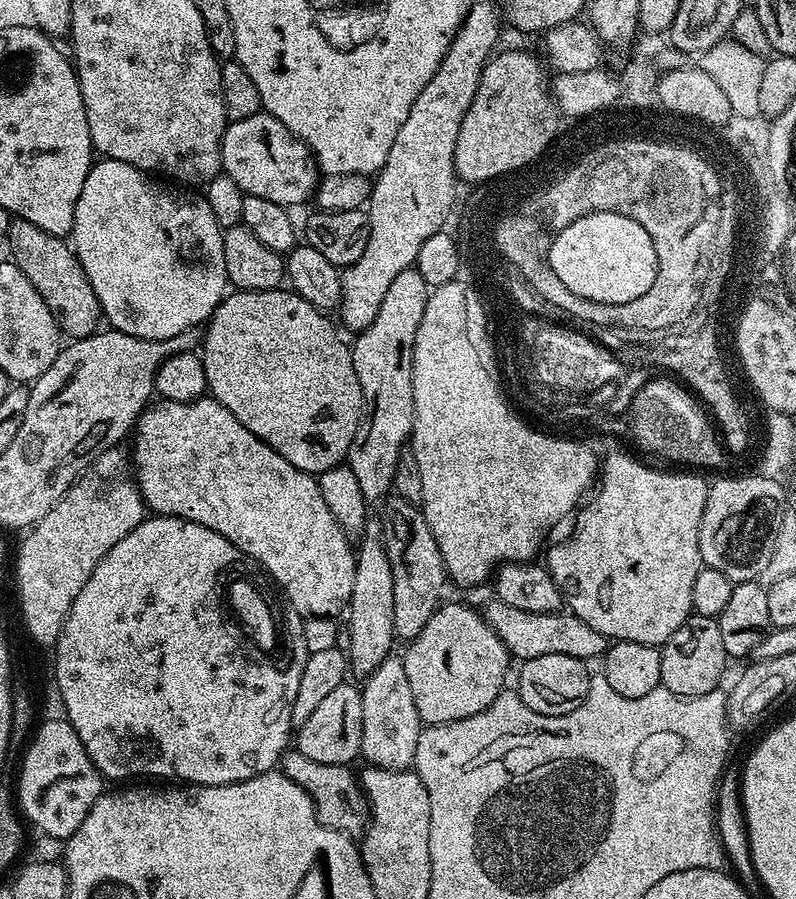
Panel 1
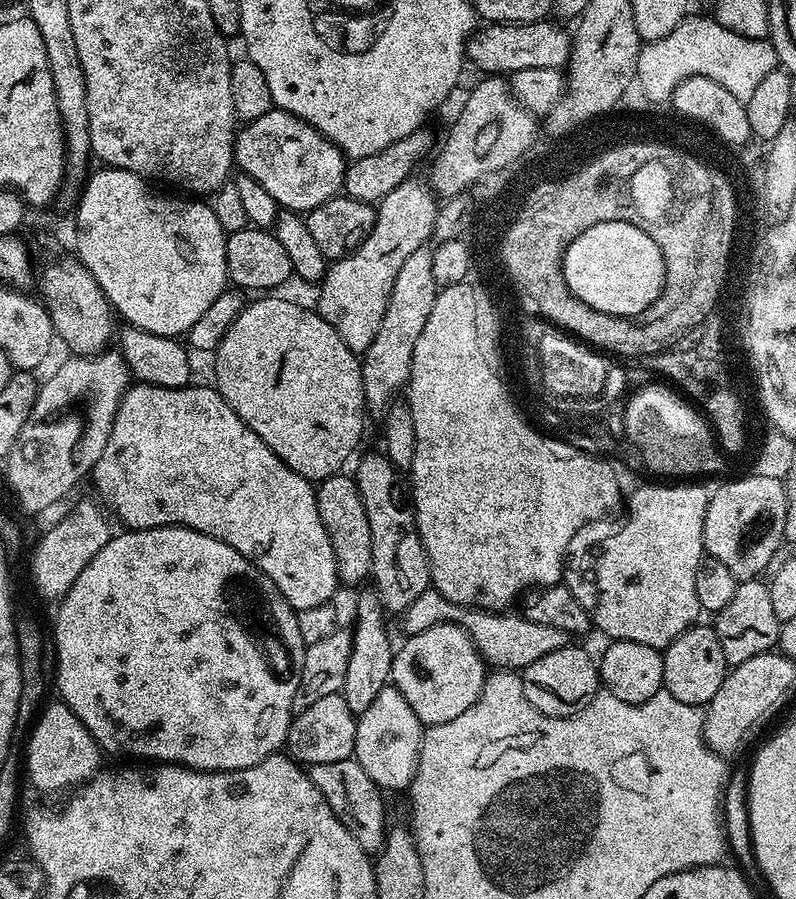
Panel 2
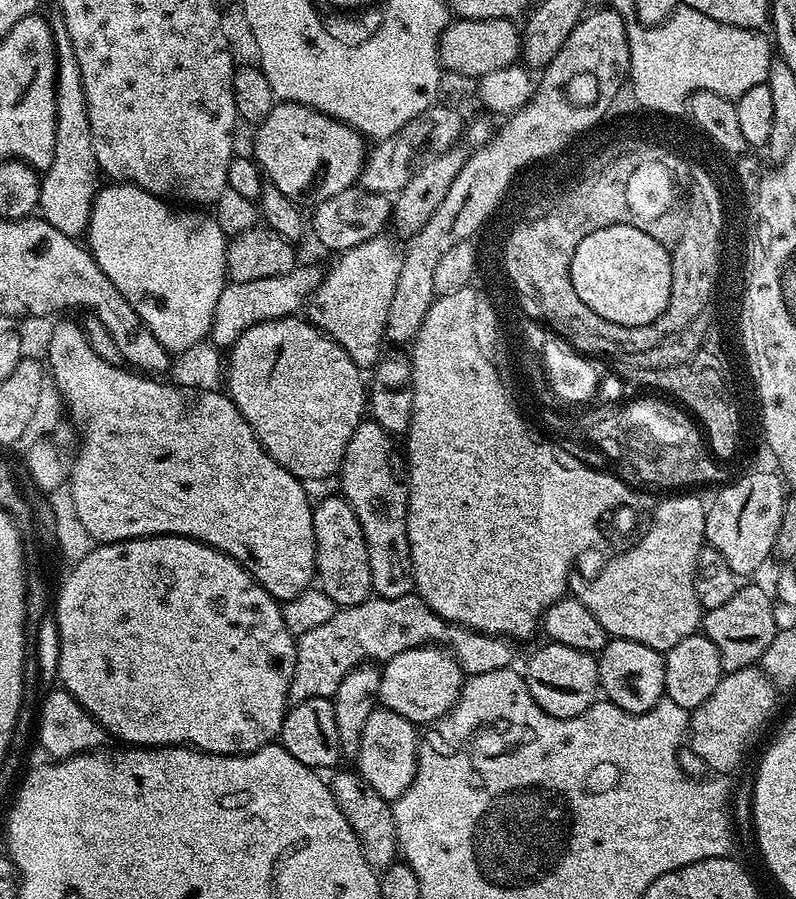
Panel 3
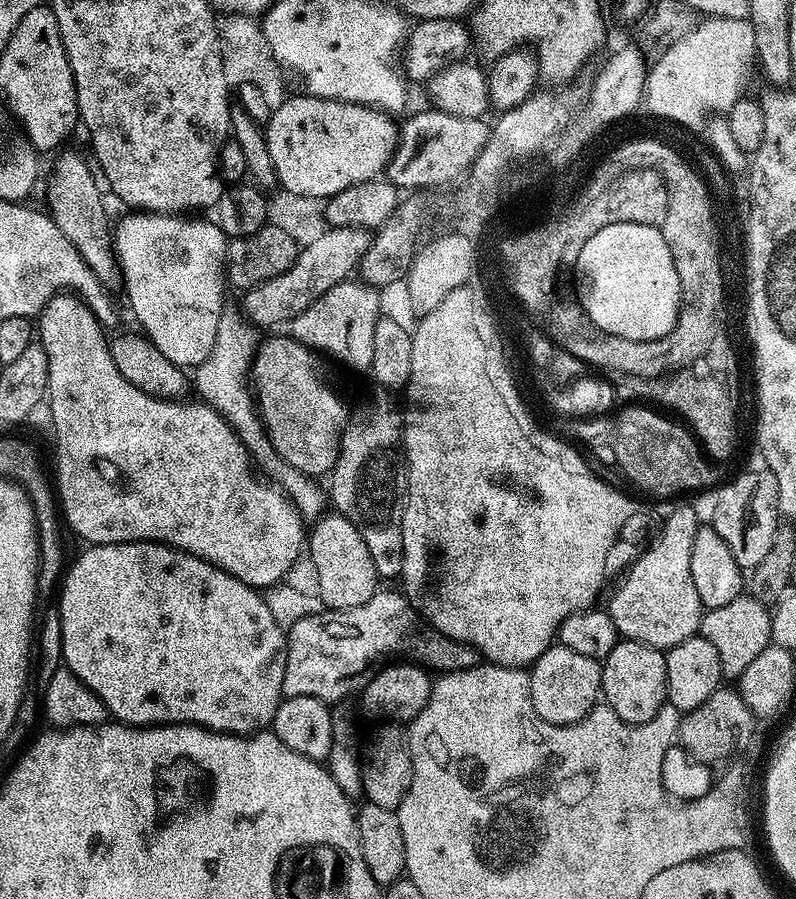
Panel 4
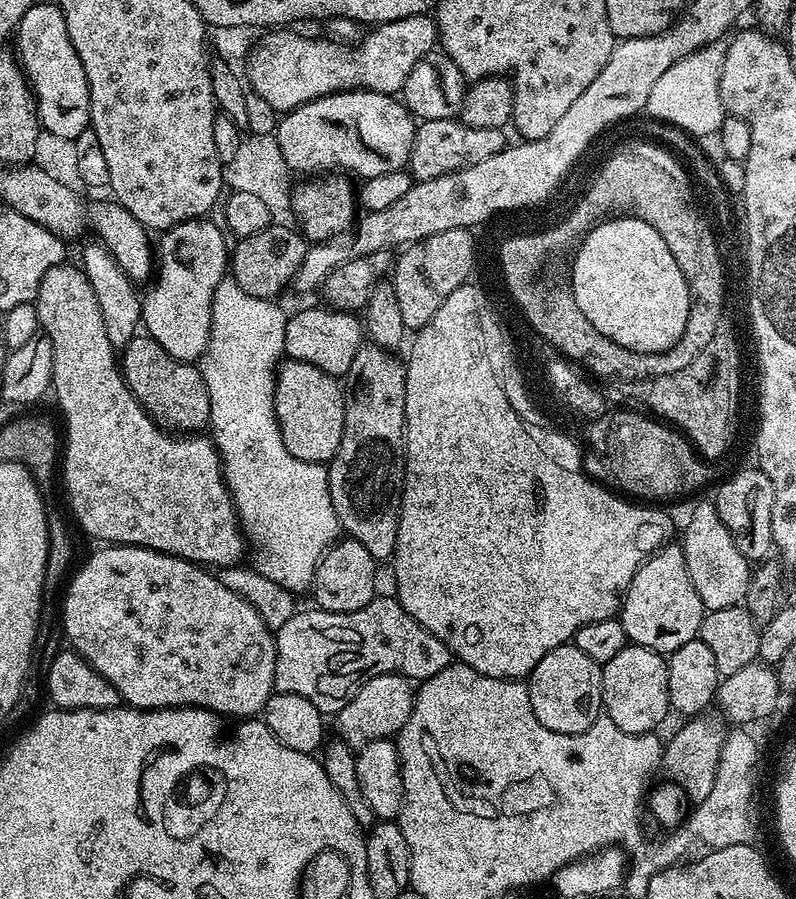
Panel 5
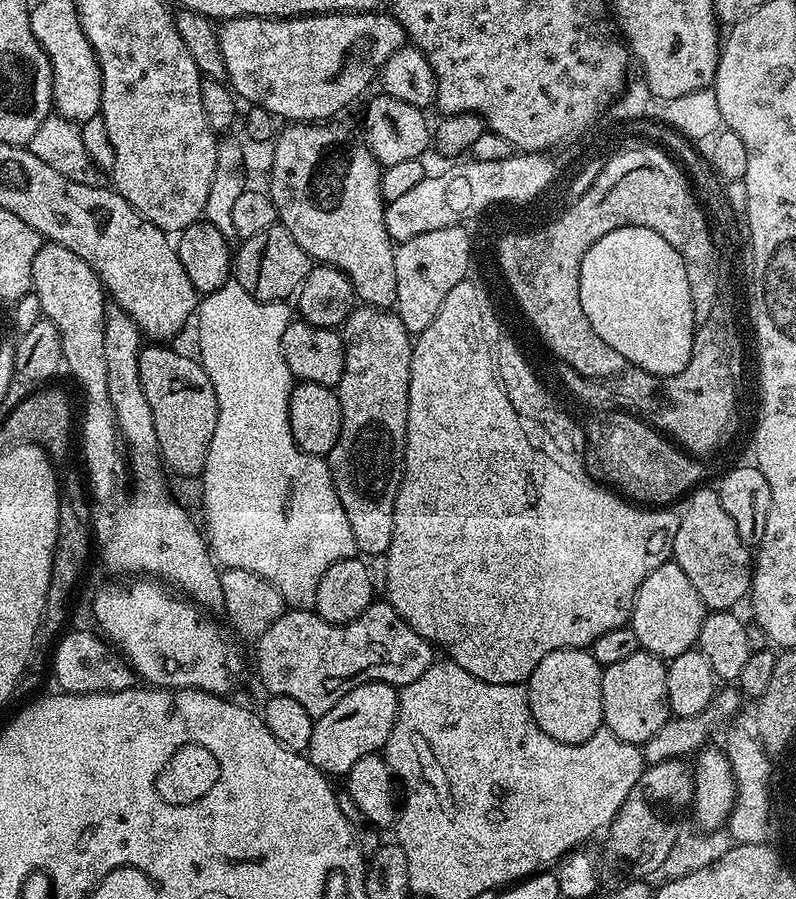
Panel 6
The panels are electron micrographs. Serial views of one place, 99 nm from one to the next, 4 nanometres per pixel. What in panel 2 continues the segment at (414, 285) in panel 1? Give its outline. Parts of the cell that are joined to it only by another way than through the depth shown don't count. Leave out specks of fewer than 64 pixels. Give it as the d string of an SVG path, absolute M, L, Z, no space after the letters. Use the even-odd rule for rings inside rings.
M425 246L414 250L414 254L406 258L402 270L398 270L382 326L378 326L378 335L362 354L360 369L364 379L364 402L371 411L373 408L377 414L383 413L399 397L396 395L405 391L412 373L414 346L420 343L422 326L426 326L426 318L434 307L436 294L432 248Z

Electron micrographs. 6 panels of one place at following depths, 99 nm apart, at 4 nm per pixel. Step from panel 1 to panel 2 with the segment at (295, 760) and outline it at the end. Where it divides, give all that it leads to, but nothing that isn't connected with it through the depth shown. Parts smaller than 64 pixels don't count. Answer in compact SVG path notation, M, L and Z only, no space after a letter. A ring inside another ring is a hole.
M355 758L342 762L322 762L311 765L307 774L308 779L314 782L314 786L318 786L330 809L345 824L346 830L354 836L362 850L369 854L379 853L390 827L388 812L384 809L385 793L373 782L370 774L362 770L360 763Z

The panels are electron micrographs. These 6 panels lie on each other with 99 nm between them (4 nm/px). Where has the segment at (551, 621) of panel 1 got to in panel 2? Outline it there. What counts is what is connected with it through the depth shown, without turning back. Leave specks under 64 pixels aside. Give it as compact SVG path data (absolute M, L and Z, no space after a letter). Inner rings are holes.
M430 586L422 594L418 594L414 602L410 602L408 609L402 613L402 620L408 636L430 630L430 626L457 624L462 630L466 630L470 642L474 642L474 646L480 651L485 665L496 670L522 670L530 666L530 662L538 662L538 658L543 658L545 654L554 654L554 650L569 647L570 637L562 630L554 630L554 626L541 626L539 622L530 622L523 614L511 616L512 614L508 610L487 612L485 608L455 604Z

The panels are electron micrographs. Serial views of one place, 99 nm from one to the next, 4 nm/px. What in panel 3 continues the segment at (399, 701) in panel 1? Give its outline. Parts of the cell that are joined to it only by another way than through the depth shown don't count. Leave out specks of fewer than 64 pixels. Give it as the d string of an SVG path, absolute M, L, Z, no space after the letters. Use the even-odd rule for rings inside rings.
M377 707L370 714L360 735L360 748L354 757L355 767L360 776L382 794L382 798L394 802L410 790L416 773L416 750L418 747L418 728L402 714L394 714L389 708Z

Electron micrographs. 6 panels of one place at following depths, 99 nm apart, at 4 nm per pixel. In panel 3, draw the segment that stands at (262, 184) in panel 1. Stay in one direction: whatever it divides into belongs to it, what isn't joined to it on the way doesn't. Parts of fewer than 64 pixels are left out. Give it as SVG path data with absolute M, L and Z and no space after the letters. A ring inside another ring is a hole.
M277 102L270 110L270 114L266 114L264 121L255 125L254 132L256 137L252 140L250 152L261 173L266 177L267 183L278 186L278 190L282 190L282 194L286 194L292 200L319 202L334 194L342 194L342 190L353 187L360 179L366 155L365 137L349 124L343 124L341 120L335 120L332 116L315 112L310 106Z

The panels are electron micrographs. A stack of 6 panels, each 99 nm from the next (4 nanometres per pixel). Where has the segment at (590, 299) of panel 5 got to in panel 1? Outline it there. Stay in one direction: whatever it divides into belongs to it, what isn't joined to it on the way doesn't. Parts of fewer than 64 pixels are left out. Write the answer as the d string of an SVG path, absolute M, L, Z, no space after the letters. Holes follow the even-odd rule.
M608 212L578 218L553 238L549 248L550 266L567 289L583 298L606 303L634 302L651 292L656 281L657 255L650 234L638 222Z

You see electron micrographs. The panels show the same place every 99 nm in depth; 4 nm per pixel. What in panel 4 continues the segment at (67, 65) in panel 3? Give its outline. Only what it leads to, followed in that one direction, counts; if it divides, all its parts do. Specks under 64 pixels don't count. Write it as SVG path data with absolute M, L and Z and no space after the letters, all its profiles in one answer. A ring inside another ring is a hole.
M63 152L55 157L56 165L48 176L46 211L58 226L58 230L62 230L62 234L66 234L70 242L74 242L78 254L82 254L82 262L86 262L86 266L94 270L96 277L110 290L119 289L122 277L120 263L116 261L114 232L110 227L110 220L108 224L107 214L104 213L105 197L94 186L93 165L87 164L76 152Z

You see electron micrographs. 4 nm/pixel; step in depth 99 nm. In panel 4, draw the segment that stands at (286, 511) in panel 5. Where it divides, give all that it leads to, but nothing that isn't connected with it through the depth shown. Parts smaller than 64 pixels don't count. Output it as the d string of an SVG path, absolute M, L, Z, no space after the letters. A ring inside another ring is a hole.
M239 311L221 312L218 334L214 334L214 350L210 350L210 358L206 358L206 362L202 362L194 370L194 388L200 391L198 396L201 401L211 404L215 412L220 412L226 418L226 422L230 422L230 426L240 435L240 441L248 448L253 461L287 492L296 503L301 516L319 517L326 508L325 489L323 492L313 477L294 470L294 466L280 458L270 442L268 433L264 431L264 423L261 422L260 413L256 410L249 376L252 371L252 359L256 356L257 343L258 329L255 324L245 320Z

